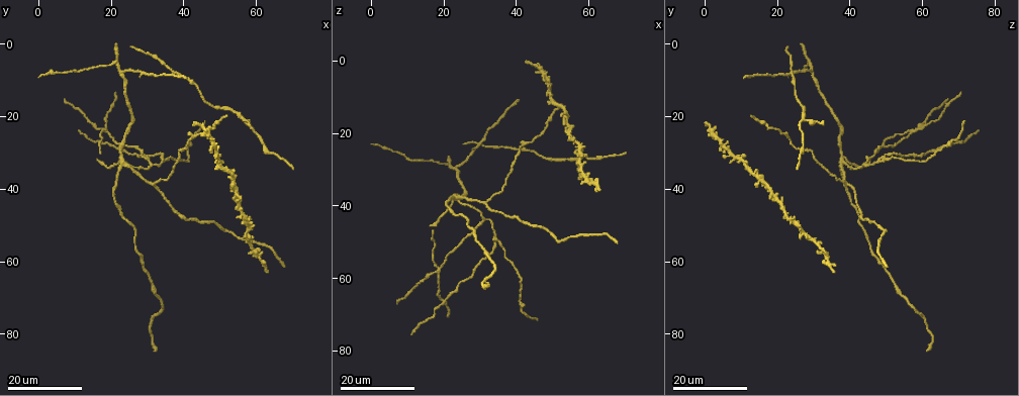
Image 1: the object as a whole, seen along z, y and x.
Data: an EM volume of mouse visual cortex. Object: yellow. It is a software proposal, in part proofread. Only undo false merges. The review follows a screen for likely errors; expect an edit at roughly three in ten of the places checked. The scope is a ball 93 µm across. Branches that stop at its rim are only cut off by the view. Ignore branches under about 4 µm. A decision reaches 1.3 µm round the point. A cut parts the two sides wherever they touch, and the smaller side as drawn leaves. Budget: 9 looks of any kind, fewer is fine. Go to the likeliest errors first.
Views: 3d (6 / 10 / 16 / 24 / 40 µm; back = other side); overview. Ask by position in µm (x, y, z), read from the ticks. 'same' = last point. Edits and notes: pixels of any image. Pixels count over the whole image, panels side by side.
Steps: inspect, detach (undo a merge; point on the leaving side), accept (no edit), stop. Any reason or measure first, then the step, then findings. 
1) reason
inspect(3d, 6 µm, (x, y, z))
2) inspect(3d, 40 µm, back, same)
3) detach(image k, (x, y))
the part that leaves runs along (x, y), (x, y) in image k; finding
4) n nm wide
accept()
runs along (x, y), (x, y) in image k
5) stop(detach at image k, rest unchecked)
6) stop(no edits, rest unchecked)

thin arm on a thick one
inspect(3d, 16 µm, (23.0, 31.0, 37.5))

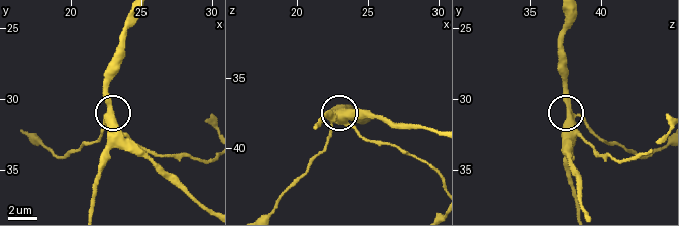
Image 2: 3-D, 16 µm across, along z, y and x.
inspect(3d, 10 µm, (22.6, 31.2, 38.0))

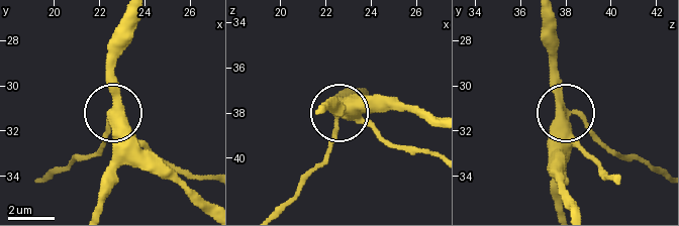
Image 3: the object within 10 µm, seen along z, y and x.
360 nm wide
accept()
runs along (557, 183), (557, 125), (563, 115), (580, 119), (613, 151) in image 3; one cell here

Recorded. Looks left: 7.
inspect(3d, 16 µm, (34.5, 32.5, 49.0))

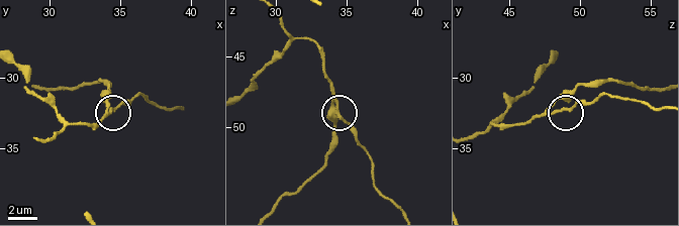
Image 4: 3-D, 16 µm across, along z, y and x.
zoom in
inspect(3d, 6 µm, (34.4, 32.4, 48.8))

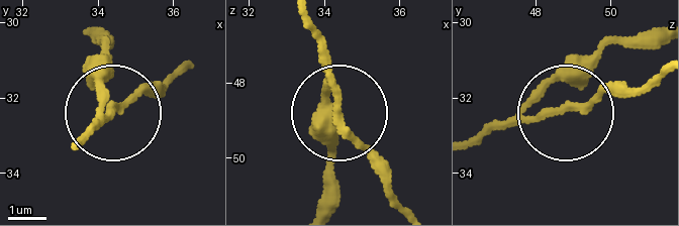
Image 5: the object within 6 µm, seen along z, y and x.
3 arms
accept()
all the same cell

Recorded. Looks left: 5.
three arms meet
inspect(3d, 16 µm, (31.5, 33.0, 44.0))

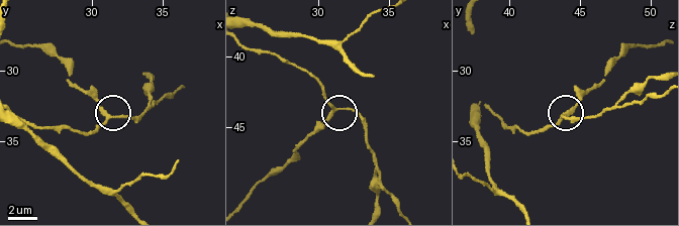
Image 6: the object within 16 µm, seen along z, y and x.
inspect(3d, 6 µm, (31.4, 33.2, 43.8))

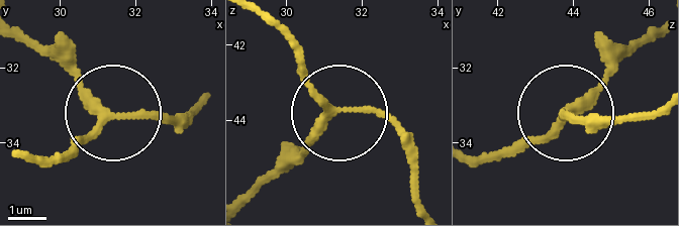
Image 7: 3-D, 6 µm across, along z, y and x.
3 arms
accept()
runs along (38, 154), (78, 150), (109, 115), (52, 51) in image 7; all the same cell

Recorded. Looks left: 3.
three arms meet
inspect(3d, 24 µm, (23.5, 7.5, 30.0))

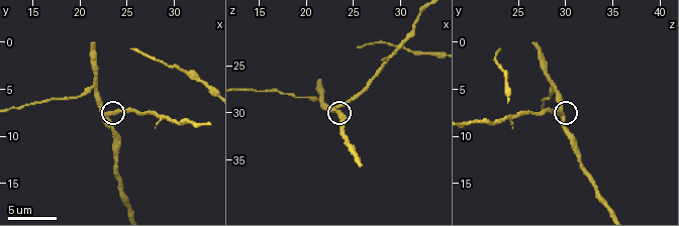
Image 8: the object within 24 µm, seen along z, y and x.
closer look
inspect(3d, 10 µm, (23.2, 7.6, 29.6))

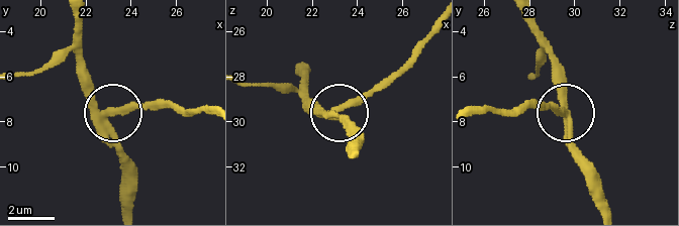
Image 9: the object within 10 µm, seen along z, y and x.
detach(image 9, (128, 104))
the part that leaves runs along (99, 114), (209, 109) in image 9; a second cell is stuck on

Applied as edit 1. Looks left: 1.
stop(detach at image 9, rest unchecked)

